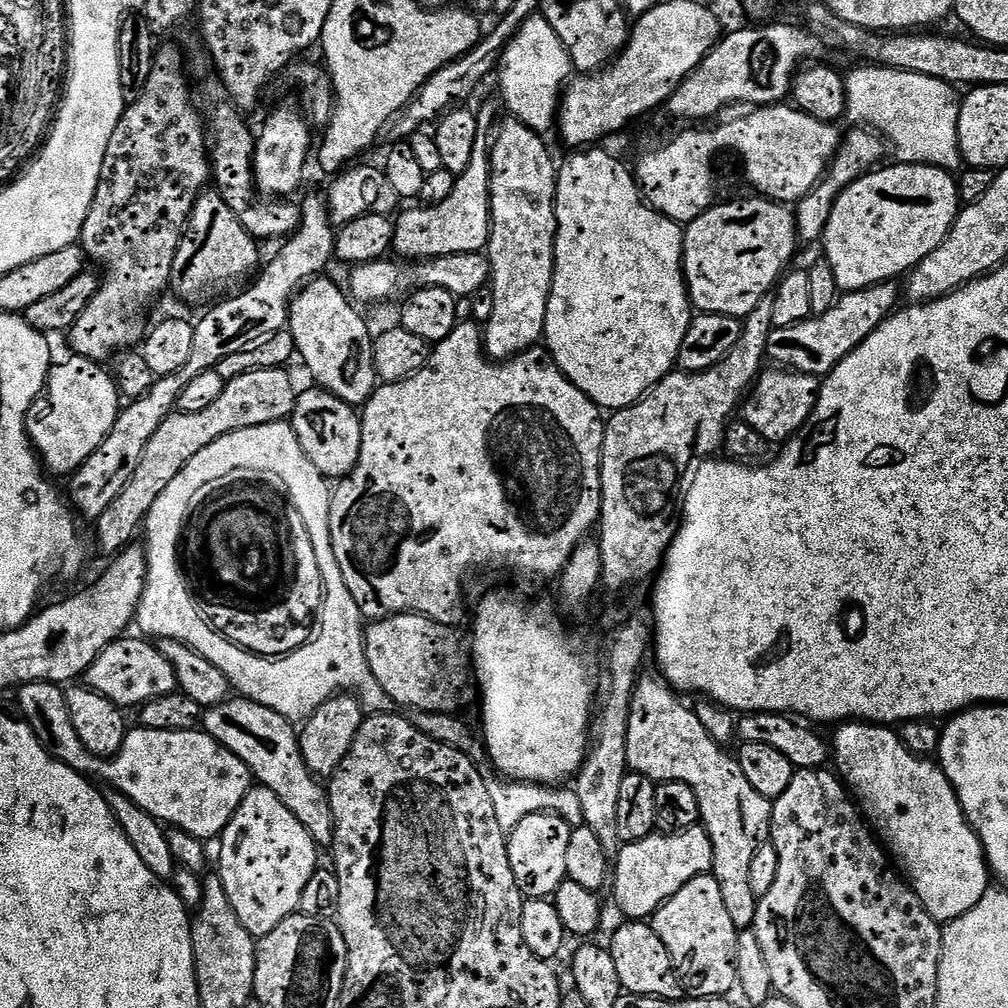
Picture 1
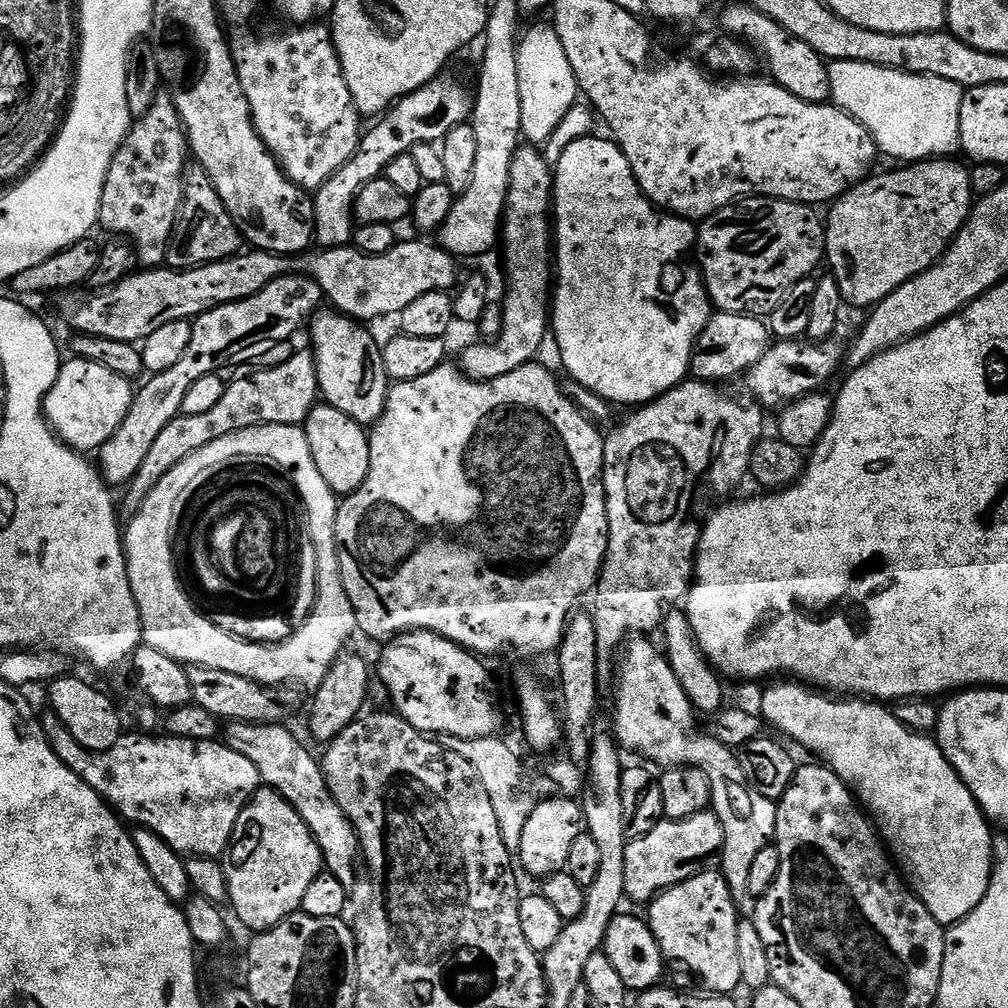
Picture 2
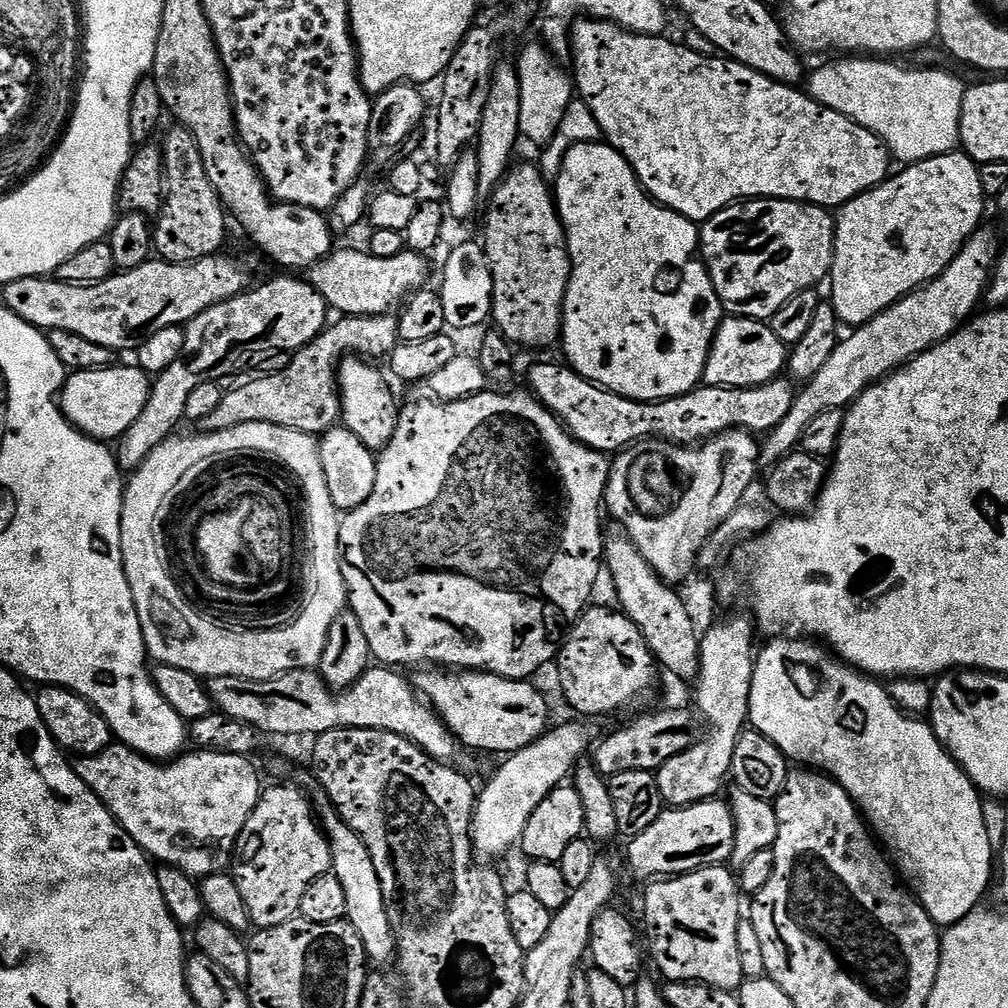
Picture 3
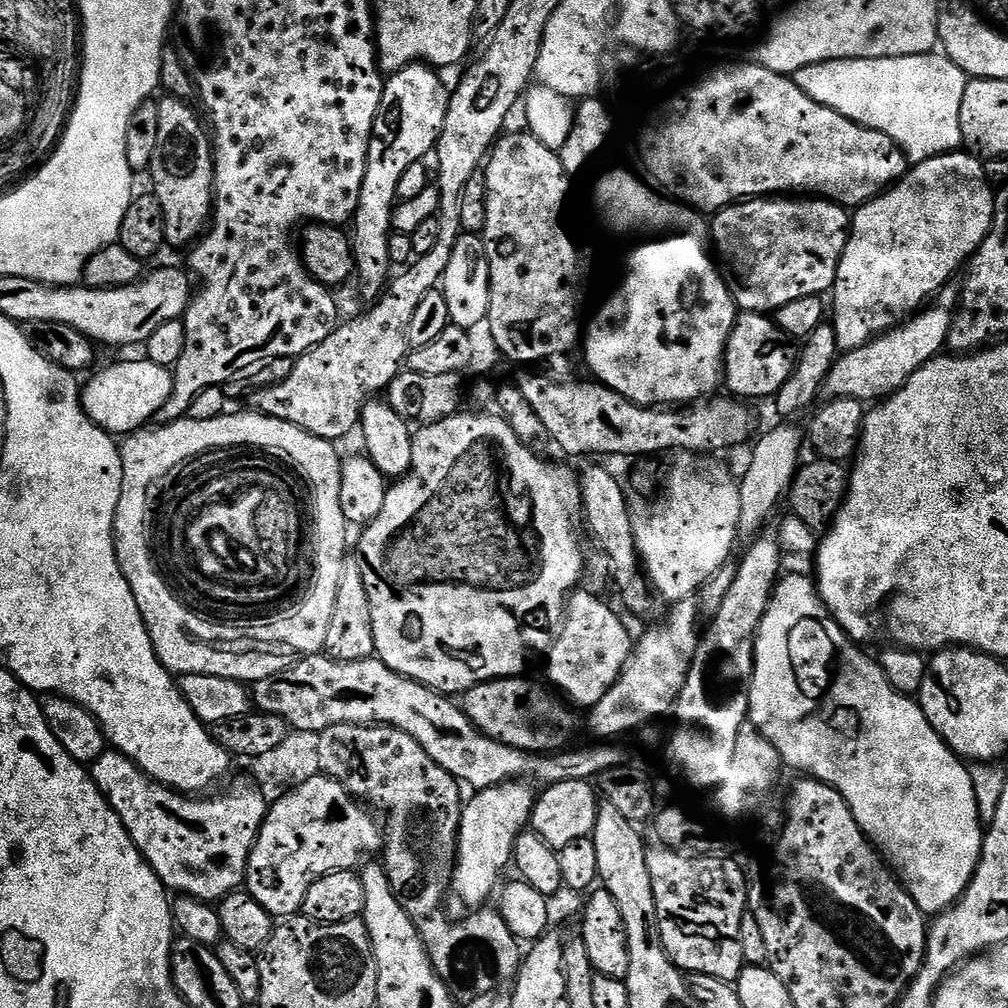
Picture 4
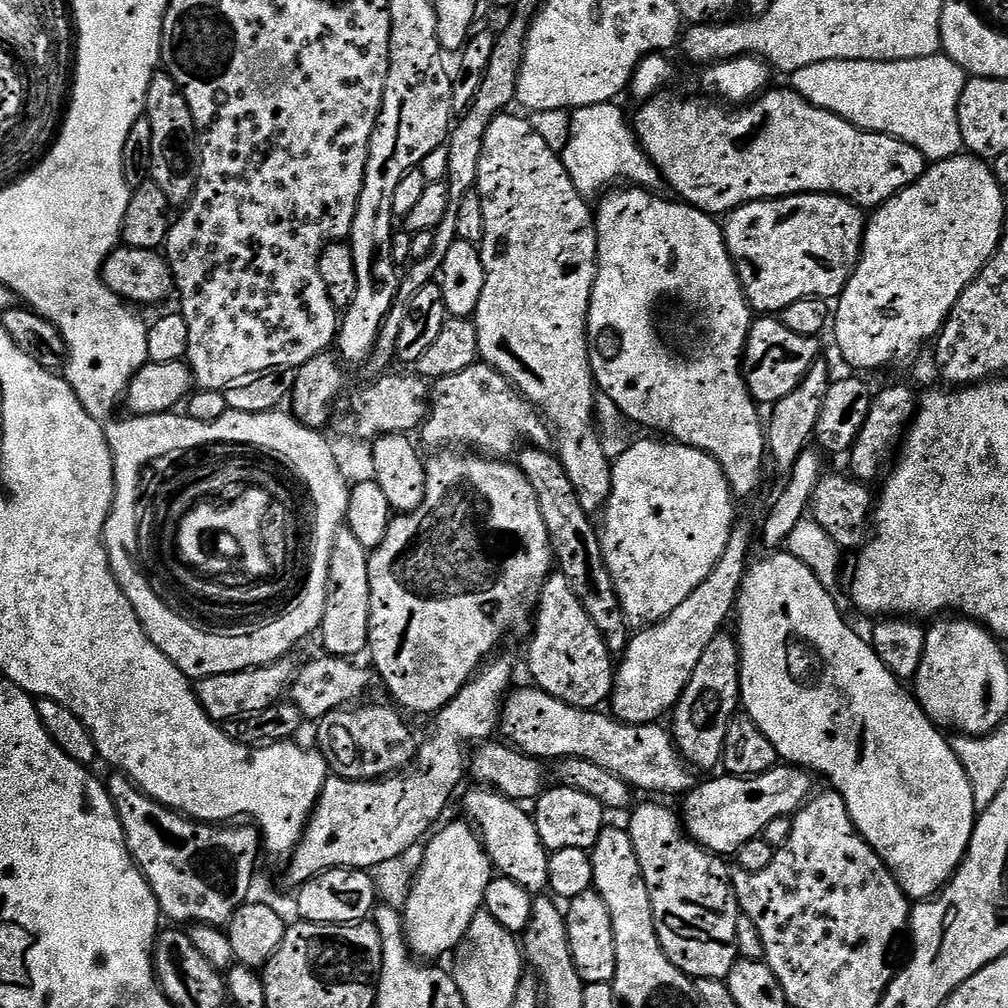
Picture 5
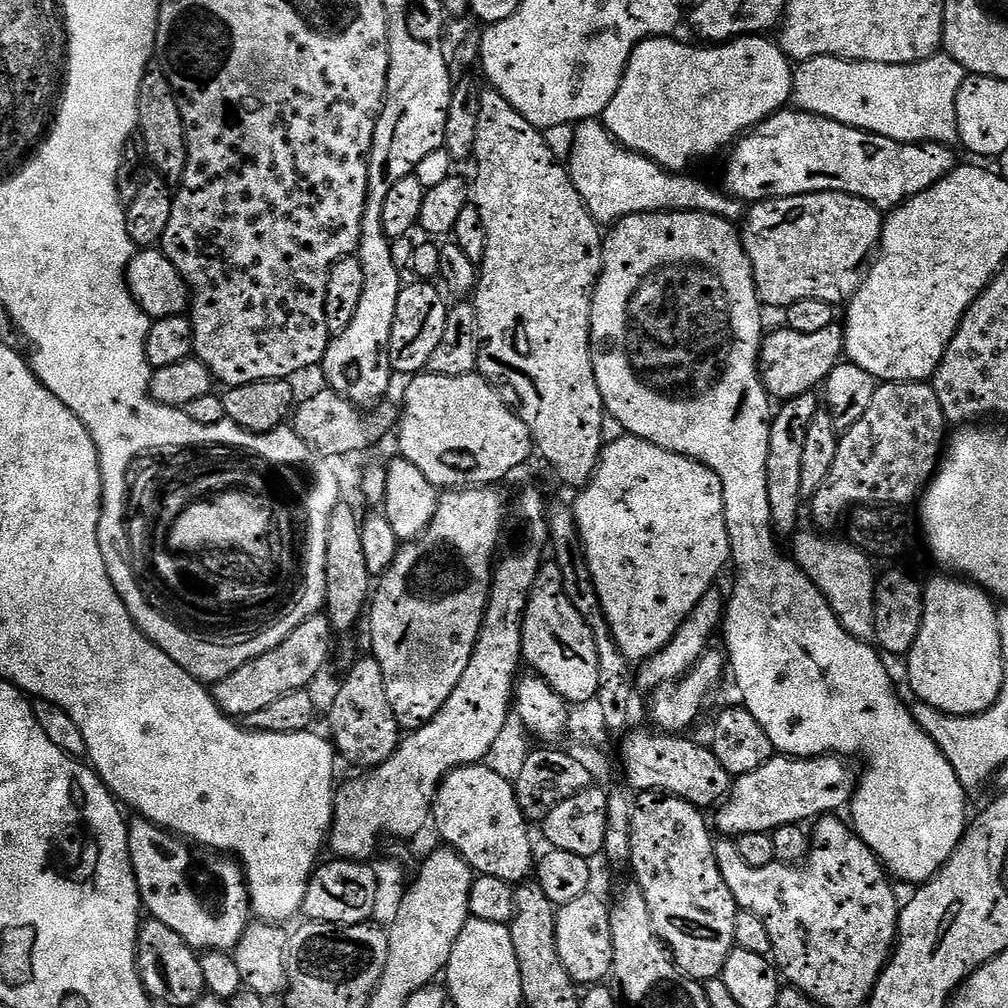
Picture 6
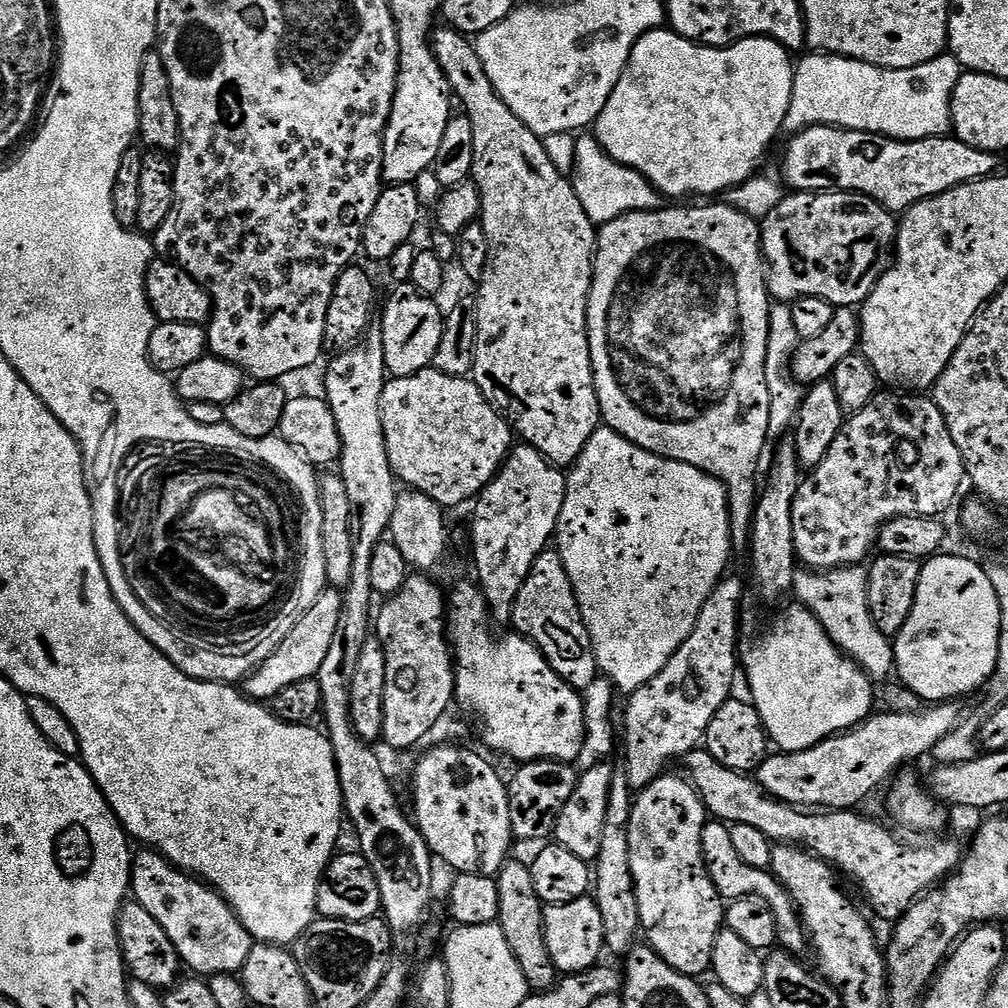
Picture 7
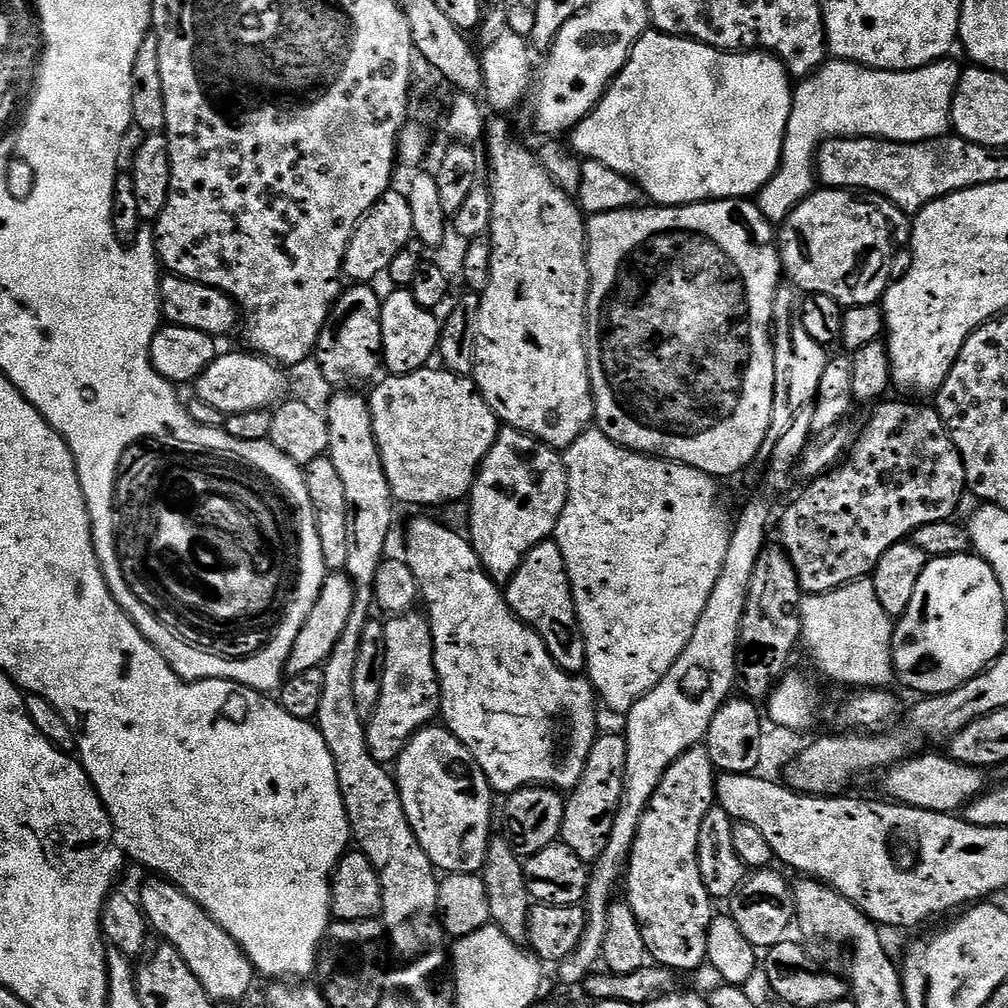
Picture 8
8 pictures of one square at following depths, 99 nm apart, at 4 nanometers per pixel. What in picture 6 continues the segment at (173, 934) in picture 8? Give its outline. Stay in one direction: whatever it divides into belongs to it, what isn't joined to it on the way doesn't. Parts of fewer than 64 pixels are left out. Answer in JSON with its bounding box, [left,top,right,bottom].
[128,818,250,954]

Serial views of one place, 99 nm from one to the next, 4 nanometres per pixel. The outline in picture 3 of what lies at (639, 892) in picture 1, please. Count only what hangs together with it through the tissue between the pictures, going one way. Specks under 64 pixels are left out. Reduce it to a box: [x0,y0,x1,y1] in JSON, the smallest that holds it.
[628,799,734,882]

